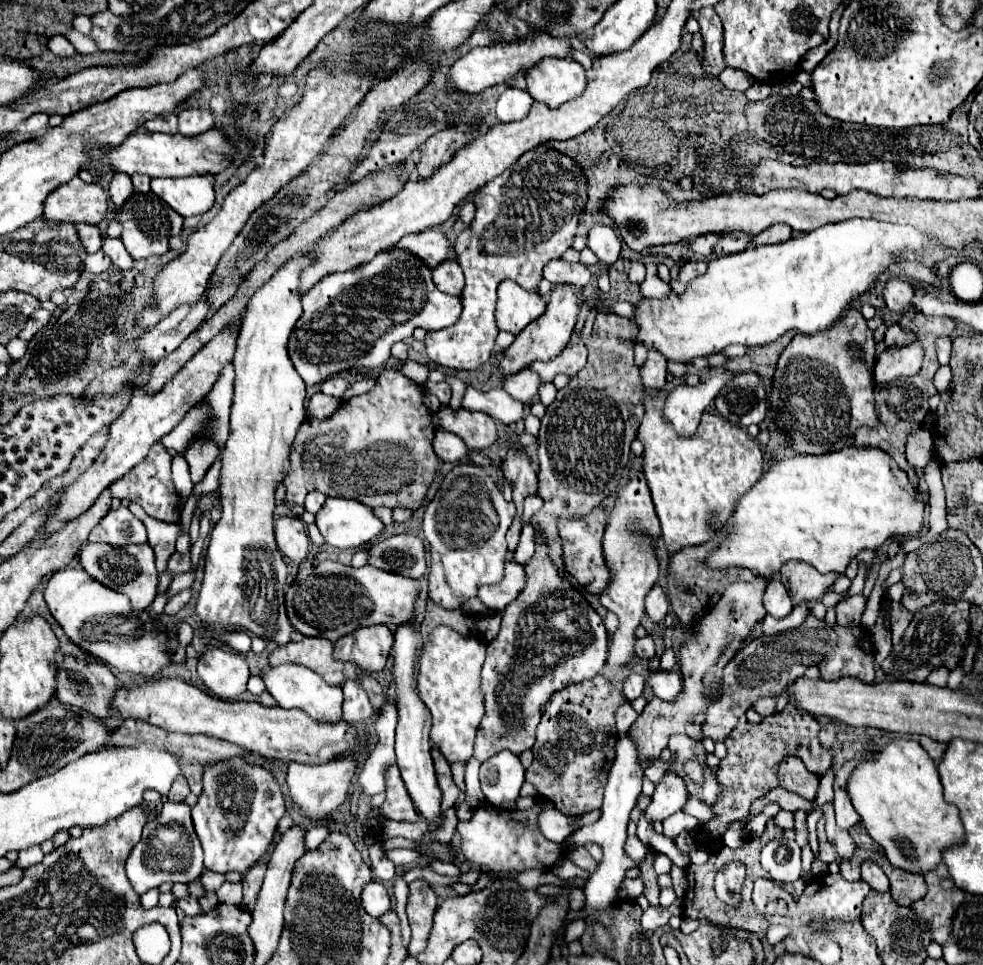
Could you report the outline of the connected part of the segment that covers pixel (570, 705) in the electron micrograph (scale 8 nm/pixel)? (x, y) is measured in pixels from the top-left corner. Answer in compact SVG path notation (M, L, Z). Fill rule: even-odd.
M604 676L566 686L552 694L536 730L534 762L526 770L526 780L568 816L578 816L600 808L608 772L614 762L614 742L618 740L614 712L624 702L622 692Z

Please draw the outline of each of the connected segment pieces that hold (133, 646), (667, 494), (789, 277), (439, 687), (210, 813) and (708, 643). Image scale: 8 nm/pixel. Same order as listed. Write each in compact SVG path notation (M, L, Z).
M64 568L52 574L46 584L44 598L56 622L64 628L66 636L86 652L104 660L108 666L120 672L156 674L164 664L168 664L166 634L162 626L150 618L148 610L142 610L140 614L132 612L124 594L116 594L114 590L100 586L100 582L88 578L84 570Z
M644 388L644 418L638 440L644 444L642 470L652 492L664 542L672 556L684 546L710 540L714 534L710 524L712 514L718 514L720 522L728 520L736 498L762 474L762 450L746 430L709 412L704 412L692 436L676 434L674 426L662 416L662 396L666 396L664 390Z
M856 218L856 220L844 220L844 222L838 222L838 224L826 224L826 226L820 226L818 230L812 230L804 236L798 236L798 238L790 238L786 242L780 242L780 244L768 244L768 246L754 246L754 248L748 248L744 252L738 252L738 254L730 254L730 256L722 256L722 258L714 258L708 262L708 272L704 276L698 276L690 282L690 286L686 288L684 294L670 294L666 300L644 300L638 308L636 308L636 324L640 328L638 332L638 338L640 342L646 344L646 348L658 348L666 360L676 360L676 362L690 362L692 358L698 358L698 356L710 356L710 354L716 354L720 352L722 348L730 346L730 344L742 344L742 346L762 346L762 344L770 344L774 340L778 340L782 334L790 332L790 330L796 330L796 332L802 332L802 334L816 334L816 332L822 332L826 330L828 326L832 326L844 312L854 296L864 296L868 294L878 278L886 272L886 270L892 270L902 258L904 254L912 252L912 254L922 254L924 252L924 246L922 246L922 240L924 236L912 228L912 226L898 226L898 224L884 224L884 222L876 222L876 220L862 220L862 218Z
M438 626L432 630L430 642L422 646L418 658L416 688L432 714L430 740L438 746L450 764L456 760L468 762L472 756L474 736L484 716L484 700L478 688L484 654L486 642L482 638L464 638L446 626Z
M224 762L224 766L212 766L212 770L204 774L204 790L198 798L198 804L192 808L194 830L204 850L206 870L224 874L232 870L246 872L248 868L252 868L270 846L276 832L276 824L284 816L284 812L286 806L284 806L282 790L276 784L274 776L266 772L262 766L254 766L248 762Z
M756 578L756 582L748 584L736 582L728 586L728 590L724 590L724 594L720 596L720 602L710 610L708 618L704 618L704 622L700 622L700 626L692 630L692 636L684 640L680 648L680 672L684 676L684 694L680 694L680 698L672 702L653 696L628 732L642 758L658 758L660 752L668 746L670 736L674 734L686 734L692 740L700 742L708 698L718 692L724 666L738 652L738 646L748 636L750 628L756 622L762 622L766 616L766 610L762 606L764 588L766 580L762 578Z

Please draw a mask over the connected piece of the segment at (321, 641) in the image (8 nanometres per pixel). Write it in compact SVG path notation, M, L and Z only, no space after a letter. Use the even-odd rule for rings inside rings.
M302 638L298 642L288 642L282 648L276 648L270 654L270 664L278 666L278 662L296 662L302 666L310 666L314 672L322 674L324 680L332 686L342 686L344 662L334 658L334 644L326 638Z

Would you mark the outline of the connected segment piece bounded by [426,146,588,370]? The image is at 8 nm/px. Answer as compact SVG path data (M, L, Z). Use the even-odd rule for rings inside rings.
M536 146L522 154L504 174L476 190L472 202L476 206L476 218L454 242L456 260L460 260L466 276L462 316L456 324L428 332L426 336L428 358L456 370L476 370L492 354L498 336L498 284L510 278L524 290L536 292L542 280L542 268L572 246L580 214L584 214L588 202L588 180L584 170L568 154L560 154L550 146Z

